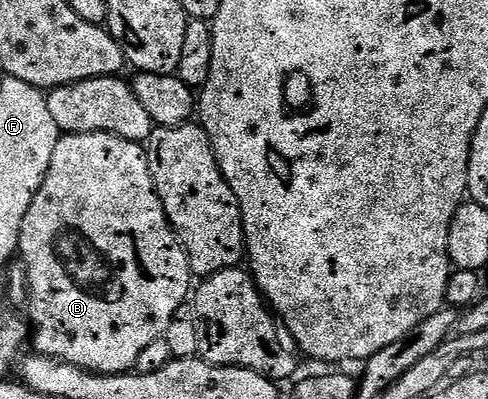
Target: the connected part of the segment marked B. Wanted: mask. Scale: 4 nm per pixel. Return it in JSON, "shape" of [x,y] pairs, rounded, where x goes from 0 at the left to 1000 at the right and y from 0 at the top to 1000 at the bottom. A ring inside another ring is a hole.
{"shape":[[[143,331],[125,338],[119,366],[111,366],[111,388],[102,396],[102,426],[94,426],[94,446],[61,526],[53,526],[53,546],[45,546],[37,652],[51,692],[57,694],[53,792],[61,805],[61,862],[74,870],[68,875],[84,892],[150,912],[160,922],[172,922],[178,932],[197,932],[203,942],[250,942],[268,935],[283,907],[283,887],[291,887],[291,877],[299,877],[307,857],[324,857],[336,847],[340,817],[348,817],[348,797],[365,787],[365,777],[387,749],[398,722],[385,639],[377,634],[369,599],[355,581],[336,534],[328,491],[320,484],[297,363],[275,351],[242,346],[223,331]]]}

